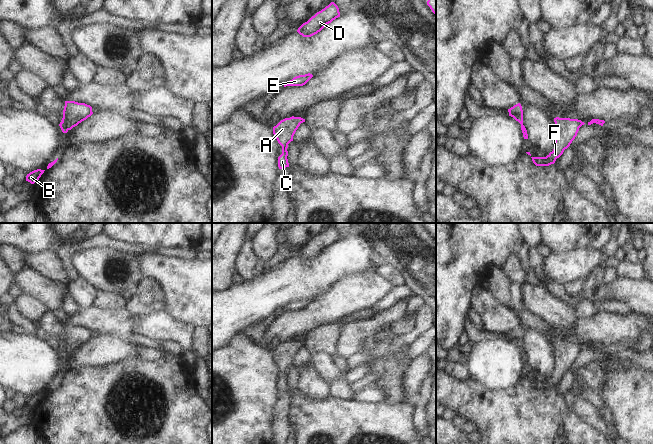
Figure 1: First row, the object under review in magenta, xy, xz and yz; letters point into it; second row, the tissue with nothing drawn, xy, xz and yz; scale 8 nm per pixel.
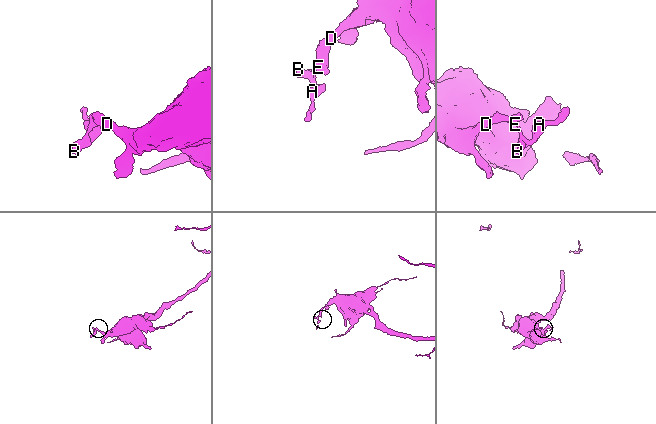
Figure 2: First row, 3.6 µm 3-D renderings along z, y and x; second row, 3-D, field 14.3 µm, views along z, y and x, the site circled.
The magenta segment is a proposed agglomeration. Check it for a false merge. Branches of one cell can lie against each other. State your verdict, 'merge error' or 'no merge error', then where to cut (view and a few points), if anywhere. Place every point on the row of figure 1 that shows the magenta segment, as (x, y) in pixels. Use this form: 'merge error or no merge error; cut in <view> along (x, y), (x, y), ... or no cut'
no merge error; no cut

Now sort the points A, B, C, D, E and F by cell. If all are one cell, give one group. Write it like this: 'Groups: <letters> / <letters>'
Groups: A B C D E F

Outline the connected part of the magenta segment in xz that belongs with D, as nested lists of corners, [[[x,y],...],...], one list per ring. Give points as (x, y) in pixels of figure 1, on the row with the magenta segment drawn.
[[[331,2],[324,9],[312,16],[307,22],[303,23],[297,32],[303,37],[311,37],[338,17],[340,17],[339,8],[334,2]]]

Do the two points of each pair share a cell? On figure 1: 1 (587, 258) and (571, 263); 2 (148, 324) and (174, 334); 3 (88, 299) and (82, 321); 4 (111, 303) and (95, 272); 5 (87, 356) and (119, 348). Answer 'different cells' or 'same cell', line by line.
1: same cell
2: same cell
3: different cells
4: different cells
5: same cell

